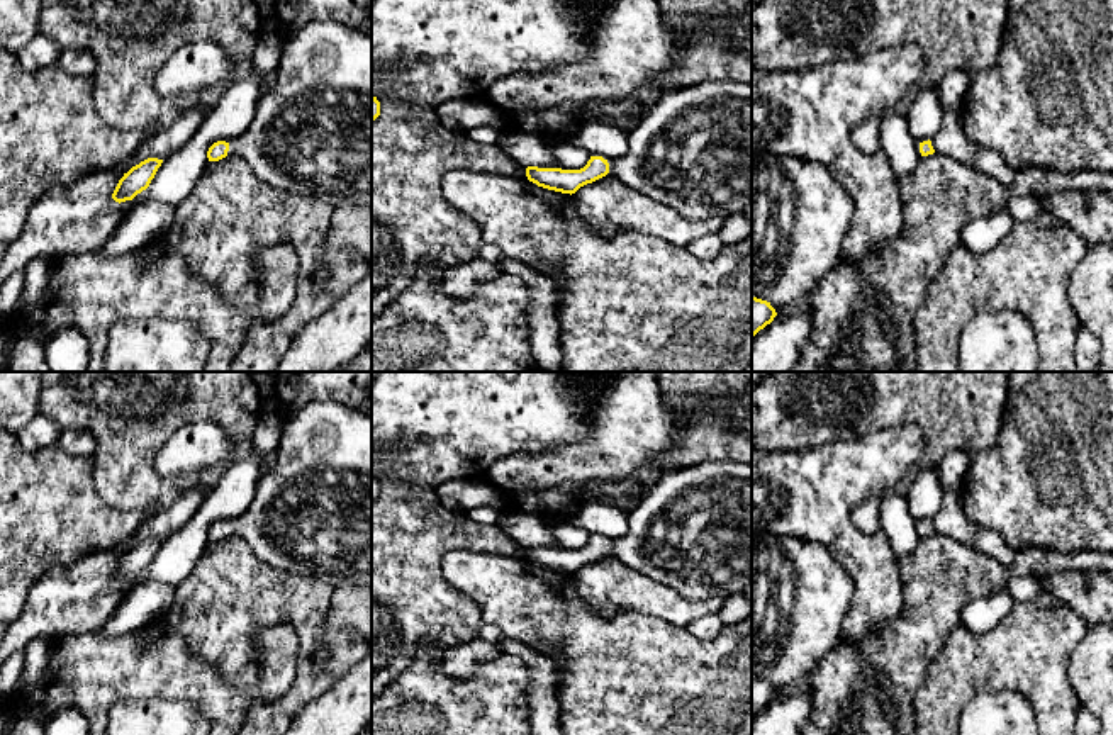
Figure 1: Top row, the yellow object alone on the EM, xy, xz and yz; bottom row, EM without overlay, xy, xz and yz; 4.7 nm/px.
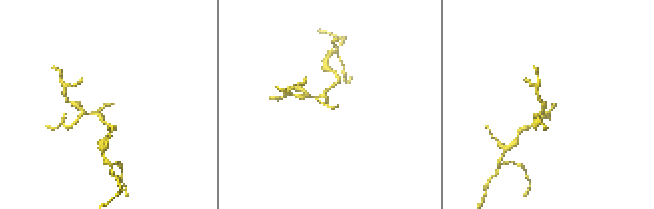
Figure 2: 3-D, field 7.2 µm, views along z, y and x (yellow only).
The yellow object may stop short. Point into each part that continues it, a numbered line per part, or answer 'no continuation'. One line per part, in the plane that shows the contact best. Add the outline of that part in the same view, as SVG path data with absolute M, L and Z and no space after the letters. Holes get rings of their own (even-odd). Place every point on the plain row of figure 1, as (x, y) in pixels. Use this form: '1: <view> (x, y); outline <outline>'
1: xy (311, 516); outline M338 401L309 402L283 418L278 458L261 477L249 509L229 523L227 536L244 540L268 565L333 587L372 587L372 414Z

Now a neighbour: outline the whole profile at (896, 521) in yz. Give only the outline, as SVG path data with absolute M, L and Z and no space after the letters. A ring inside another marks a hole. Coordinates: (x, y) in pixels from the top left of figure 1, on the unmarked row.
M886 494L881 502L881 531L898 558L909 555L921 540L920 523L913 518L904 496Z

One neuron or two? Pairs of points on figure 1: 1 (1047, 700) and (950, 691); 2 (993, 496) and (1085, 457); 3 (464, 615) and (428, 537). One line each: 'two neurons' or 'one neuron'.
1: one neuron
2: one neuron
3: one neuron

